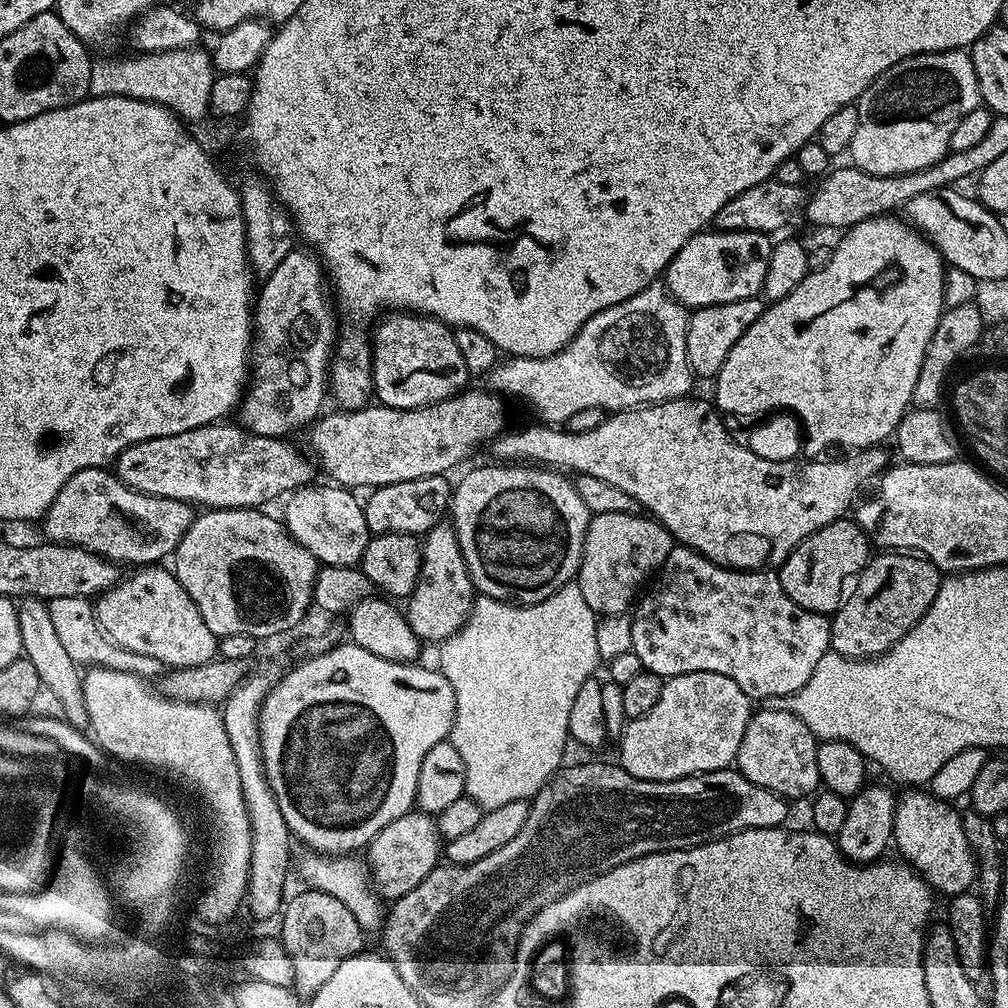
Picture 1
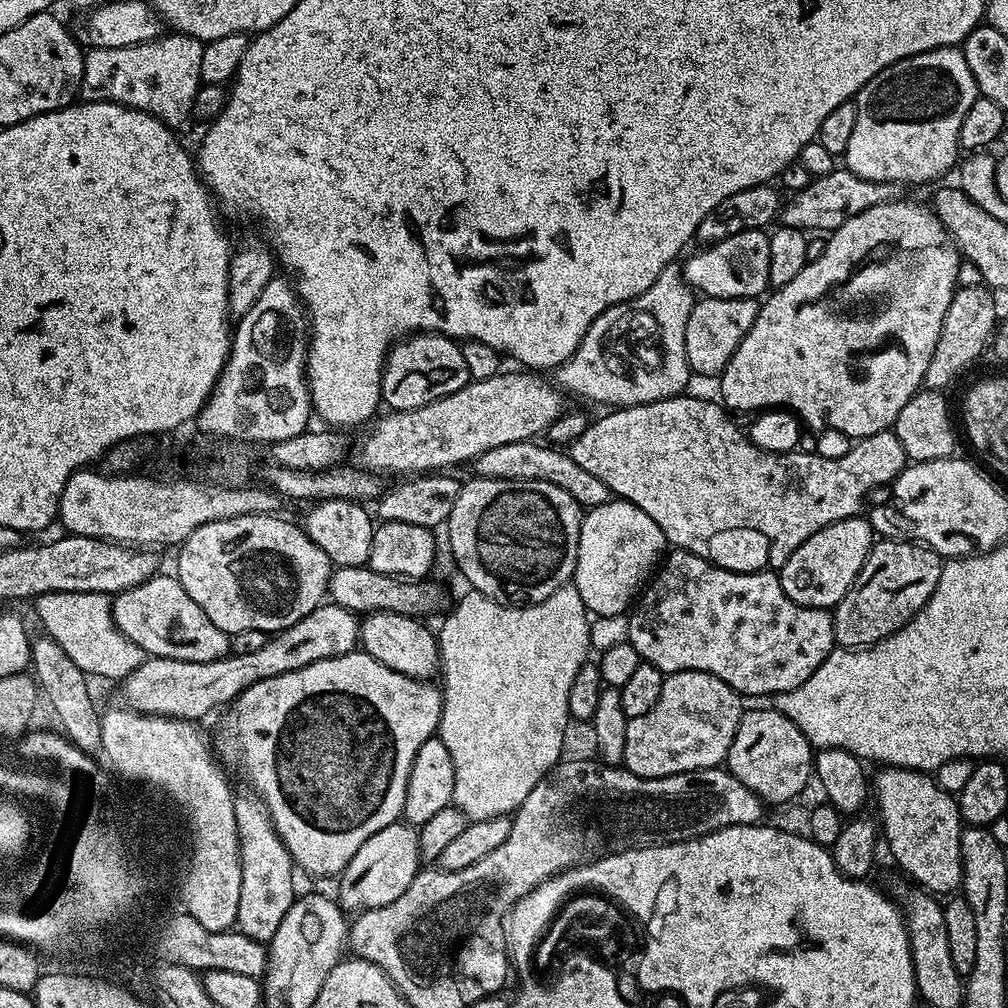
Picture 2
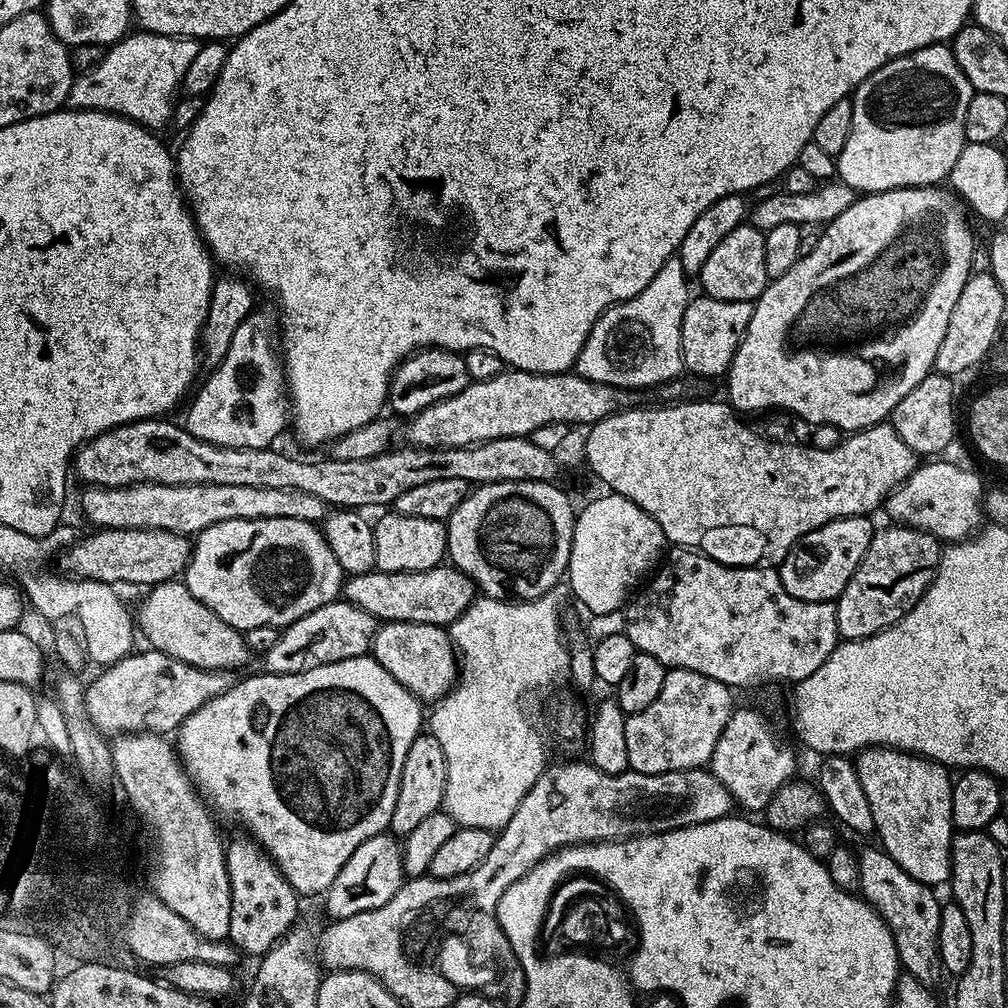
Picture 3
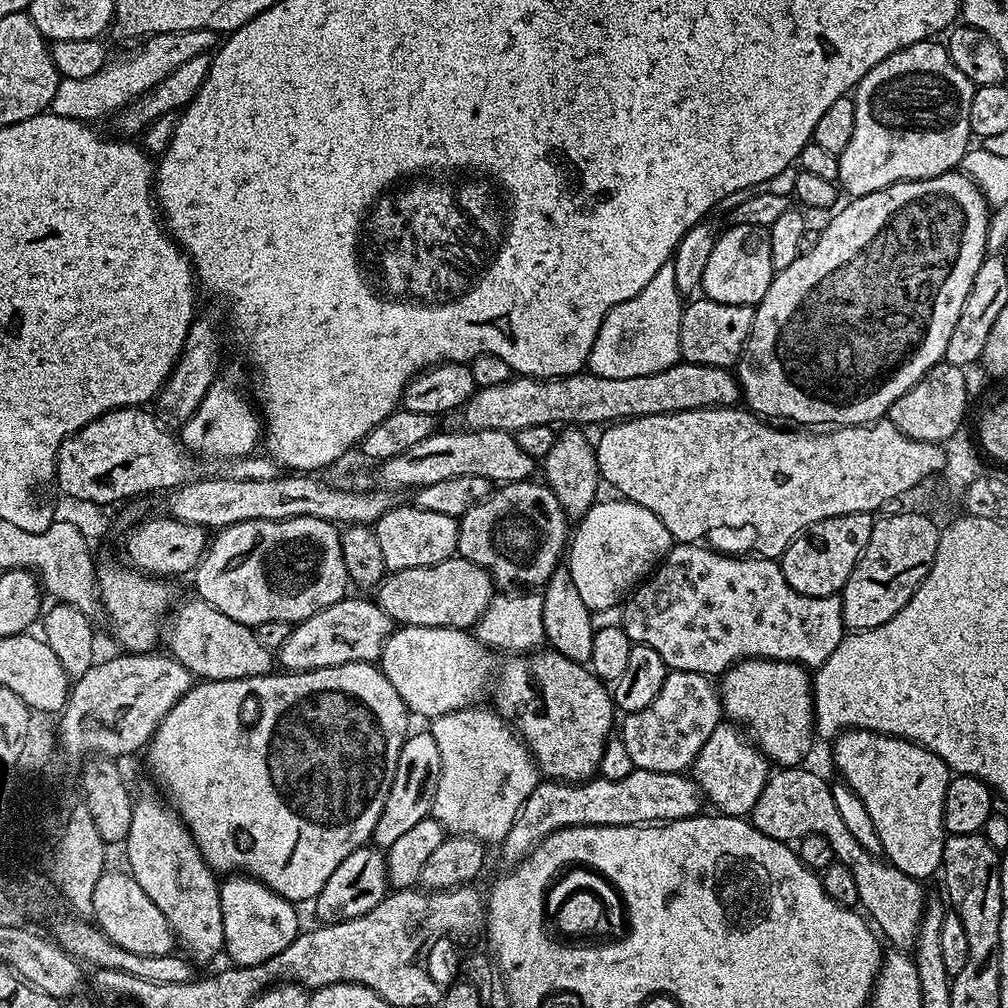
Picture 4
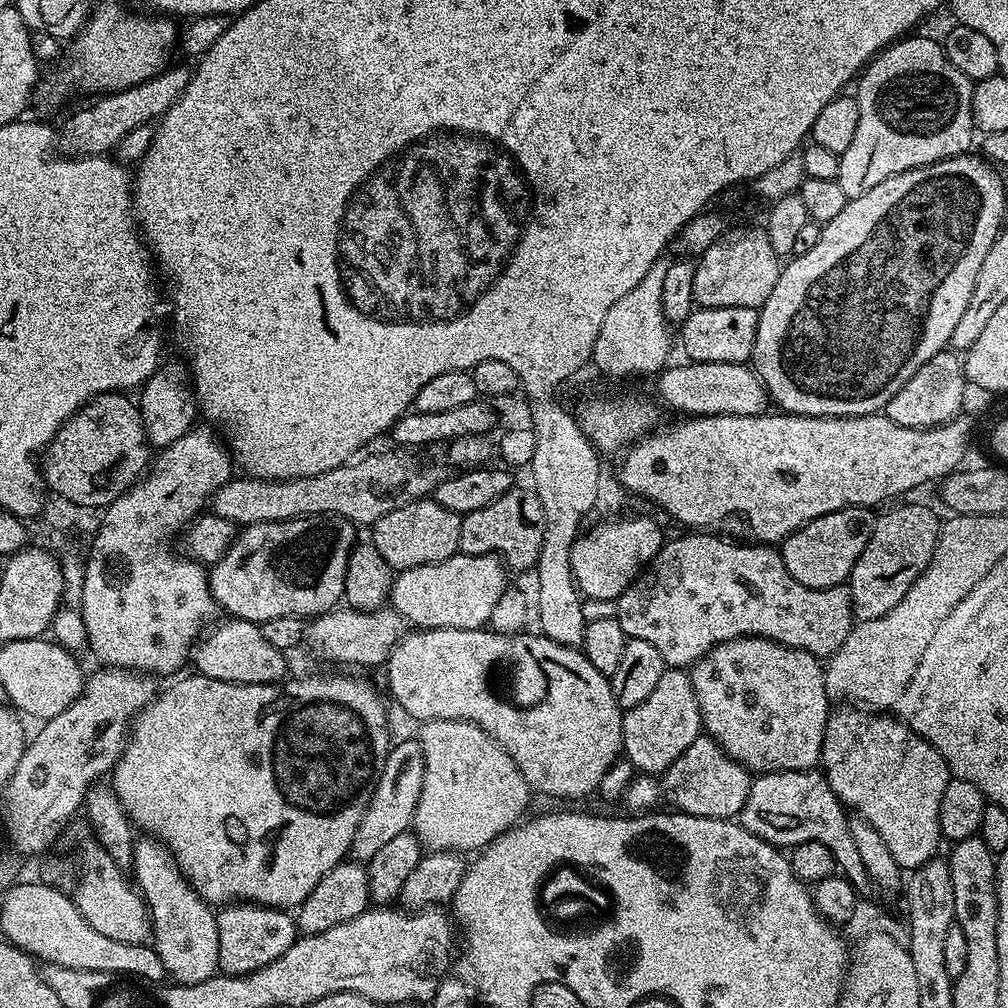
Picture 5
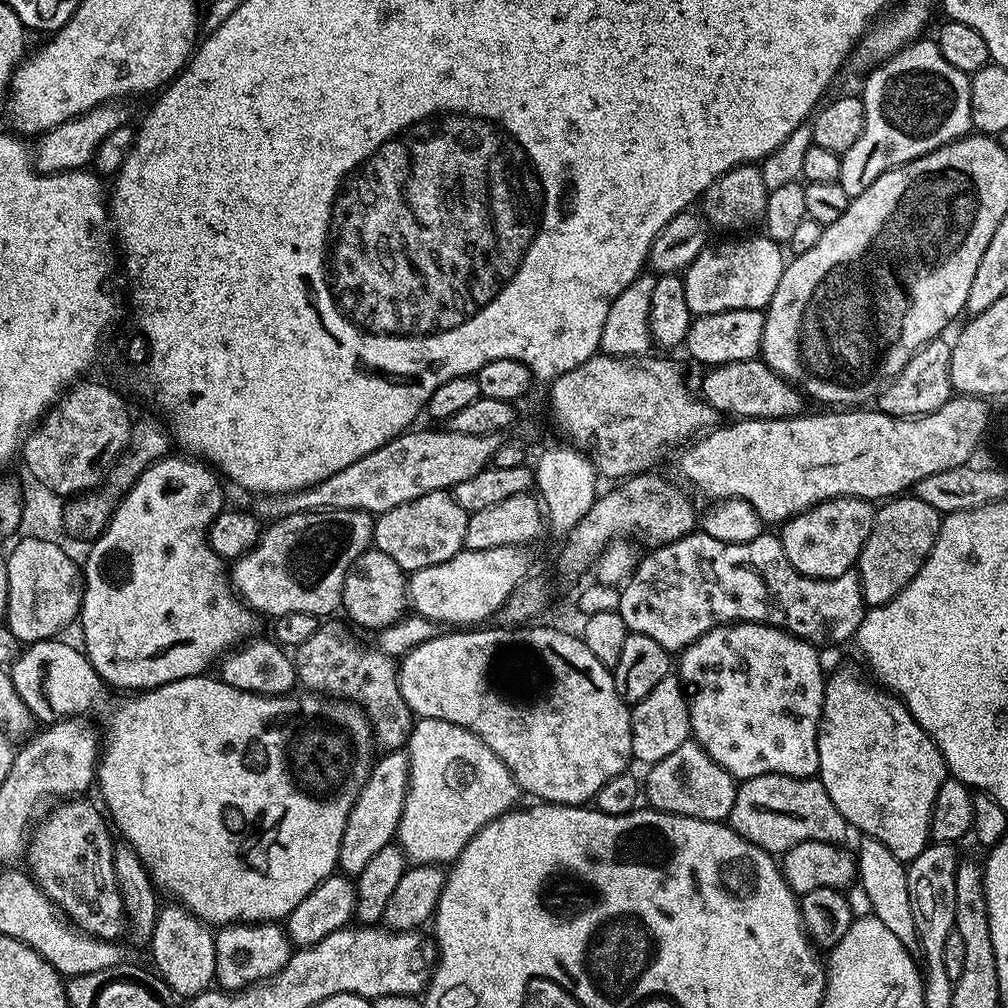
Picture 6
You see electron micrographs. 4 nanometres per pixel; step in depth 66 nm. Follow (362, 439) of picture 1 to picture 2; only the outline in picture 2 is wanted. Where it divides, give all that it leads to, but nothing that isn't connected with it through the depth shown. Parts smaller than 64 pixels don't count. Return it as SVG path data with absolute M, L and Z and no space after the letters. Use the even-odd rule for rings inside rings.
M504 370L494 378L469 380L462 390L454 390L454 394L446 394L446 398L438 398L426 406L418 406L409 412L392 410L387 413L389 416L381 415L367 429L369 432L360 444L359 467L377 474L432 474L437 470L450 470L454 464L464 464L467 460L468 463L475 461L476 457L486 454L486 450L494 450L494 446L506 446L506 442L536 440L539 432L540 435L547 433L550 425L564 415L566 396L555 383L547 384L536 377L539 375L528 370L516 371L520 372Z

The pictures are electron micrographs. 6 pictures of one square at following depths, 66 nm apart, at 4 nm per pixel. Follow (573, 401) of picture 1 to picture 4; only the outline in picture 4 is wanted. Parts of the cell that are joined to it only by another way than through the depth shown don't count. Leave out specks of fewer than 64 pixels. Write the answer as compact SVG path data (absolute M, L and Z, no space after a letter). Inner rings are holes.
M663 264L634 298L614 306L606 314L588 355L587 371L602 378L636 378L656 374L681 359L680 313L682 293L676 289L674 266Z

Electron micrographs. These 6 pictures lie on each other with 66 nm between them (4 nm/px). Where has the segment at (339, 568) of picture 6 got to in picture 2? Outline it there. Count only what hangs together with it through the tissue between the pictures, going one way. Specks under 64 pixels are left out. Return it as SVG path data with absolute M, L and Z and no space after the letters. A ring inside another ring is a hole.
M280 514L235 516L218 522L206 522L206 526L198 526L198 530L194 530L194 534L190 534L190 538L186 538L183 544L179 545L178 552L180 552L180 557L177 558L176 569L174 569L176 579L186 590L186 594L190 594L190 598L194 598L194 602L198 602L198 606L202 606L206 618L210 618L210 622L214 622L214 626L218 626L218 630L229 634L242 630L262 630L269 634L275 634L284 628L294 626L294 622L306 618L315 608L319 608L321 604L325 603L328 596L328 583L334 571L332 559L328 557L326 550L322 550L322 546L318 546L318 542L311 540L299 523L291 524L290 521L283 520Z

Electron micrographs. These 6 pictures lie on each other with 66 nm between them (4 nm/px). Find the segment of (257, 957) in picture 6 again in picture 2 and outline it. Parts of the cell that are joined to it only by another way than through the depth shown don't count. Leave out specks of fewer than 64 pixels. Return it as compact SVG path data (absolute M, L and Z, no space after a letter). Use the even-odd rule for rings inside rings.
M251 790L234 799L234 822L240 839L240 865L242 866L242 894L238 894L238 918L235 927L242 934L261 942L271 942L286 910L298 898L296 880L292 877L292 856L286 850L282 838L268 813L264 801Z

